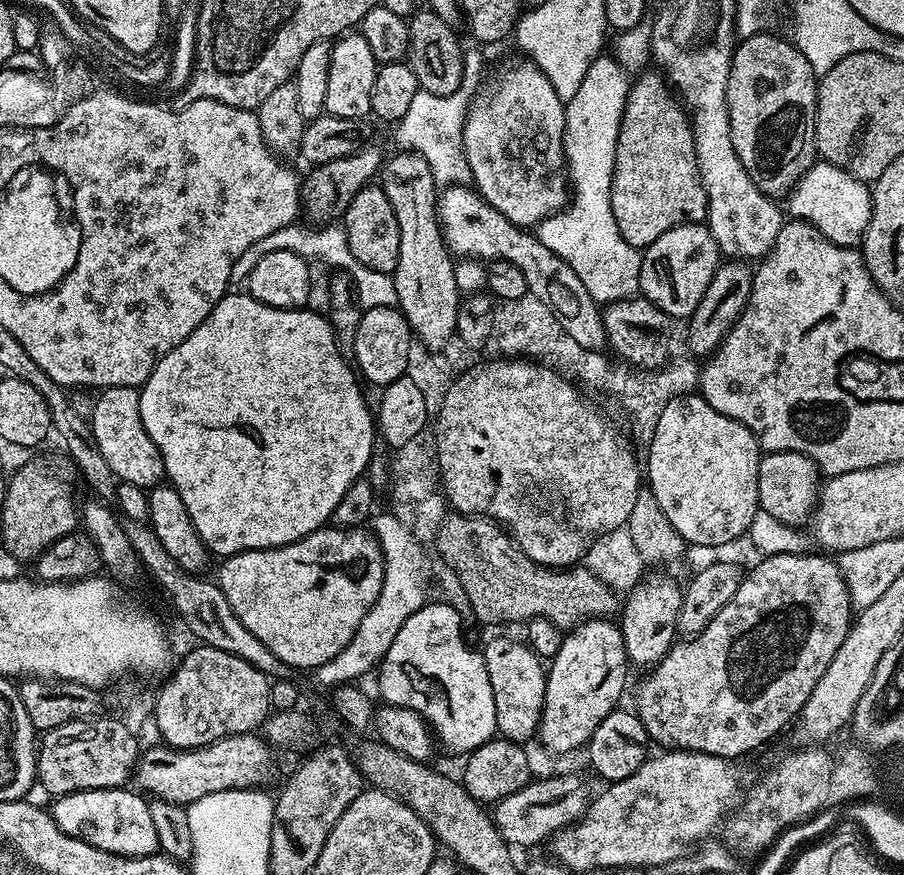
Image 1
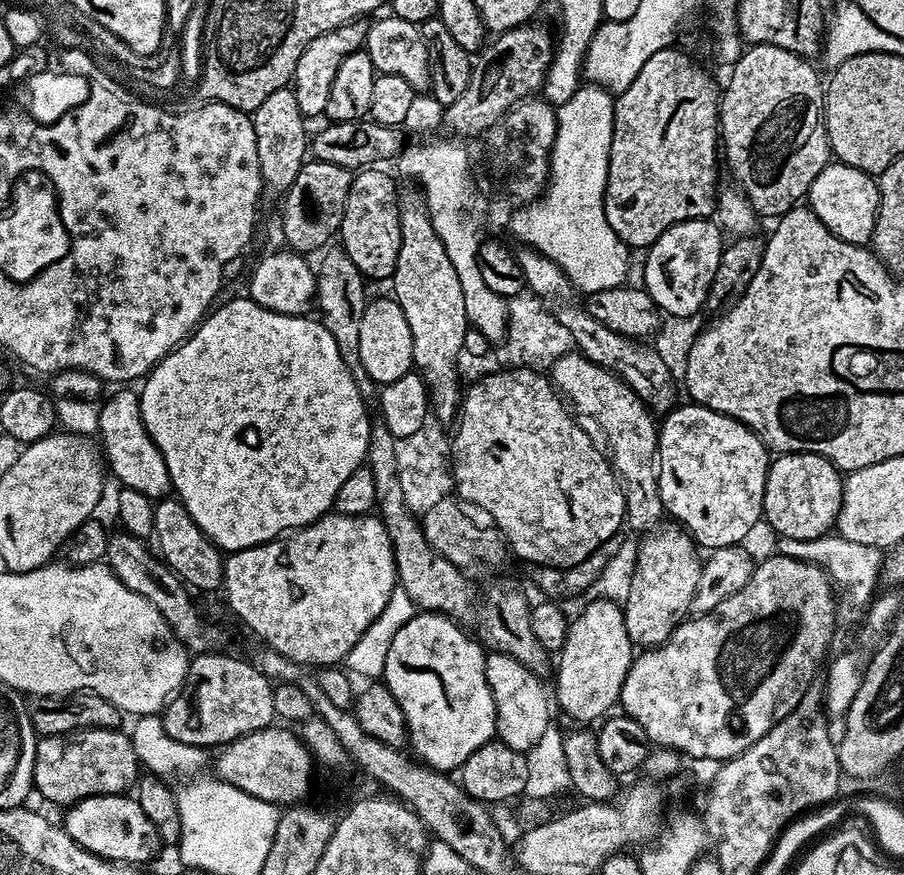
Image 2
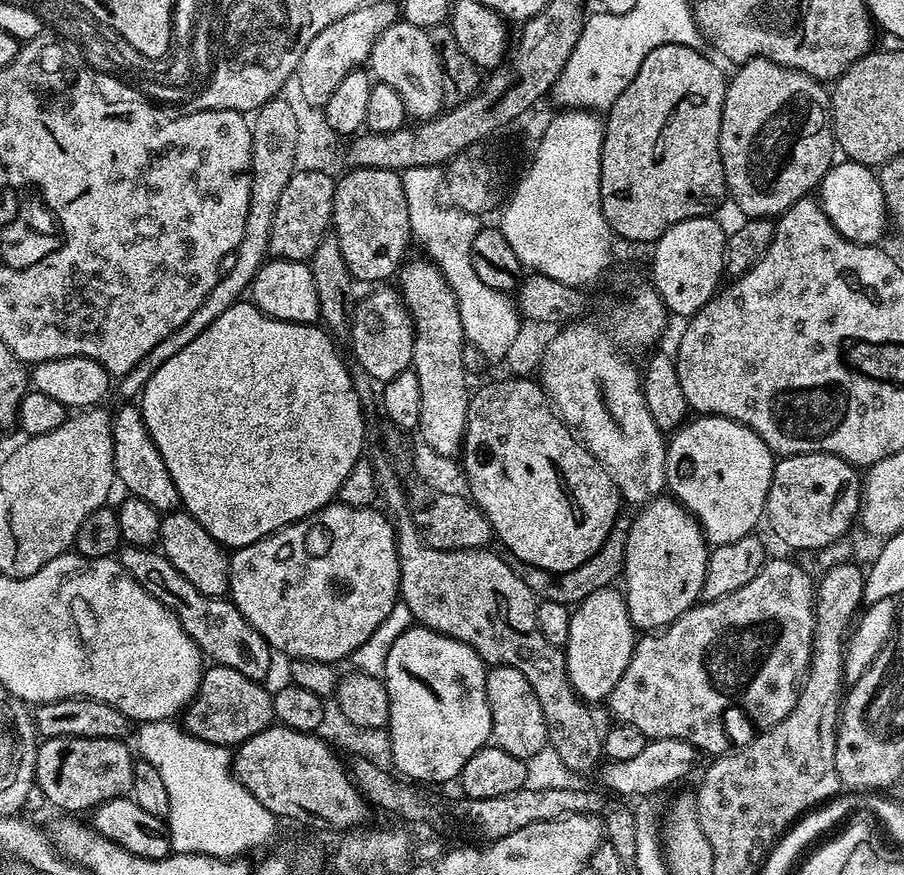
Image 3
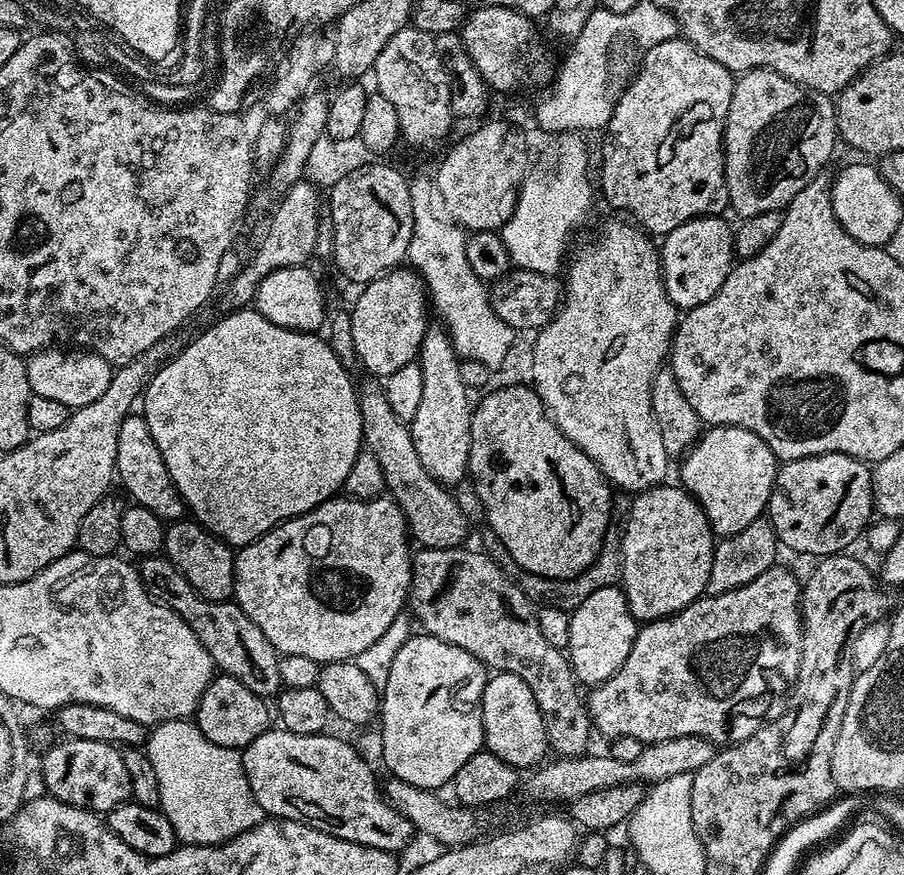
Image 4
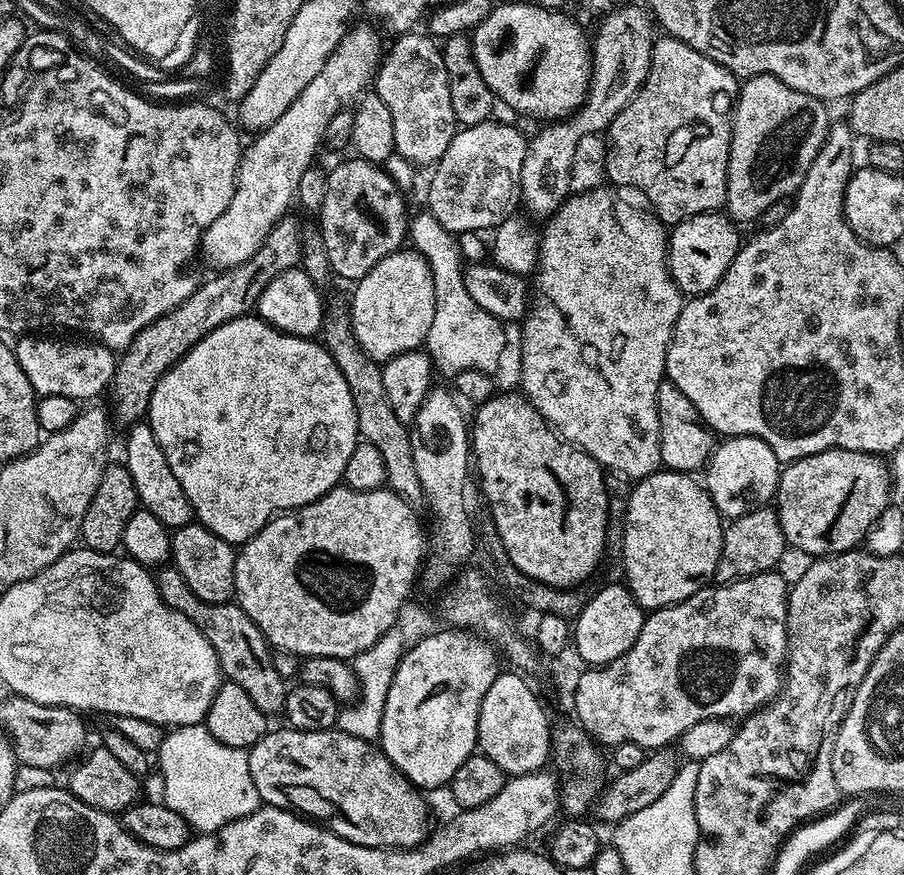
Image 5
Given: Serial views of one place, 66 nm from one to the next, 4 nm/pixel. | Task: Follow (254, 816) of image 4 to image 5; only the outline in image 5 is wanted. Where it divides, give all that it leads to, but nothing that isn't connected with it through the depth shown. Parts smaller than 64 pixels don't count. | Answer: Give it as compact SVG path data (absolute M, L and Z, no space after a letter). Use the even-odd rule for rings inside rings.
M203 723L171 729L164 737L158 759L160 759L160 776L164 779L163 803L168 804L170 810L182 814L189 828L197 833L216 832L230 821L249 816L251 812L261 807L258 786L254 786L254 778L250 778L247 751L218 742L218 738L214 738L214 734L210 734L210 730Z

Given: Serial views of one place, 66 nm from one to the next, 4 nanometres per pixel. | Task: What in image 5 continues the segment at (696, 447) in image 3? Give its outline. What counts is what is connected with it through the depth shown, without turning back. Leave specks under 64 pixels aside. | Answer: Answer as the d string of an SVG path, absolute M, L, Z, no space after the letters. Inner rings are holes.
M729 436L721 439L712 449L702 472L702 483L708 489L714 506L721 517L737 520L742 514L767 505L776 495L782 462L757 436Z

